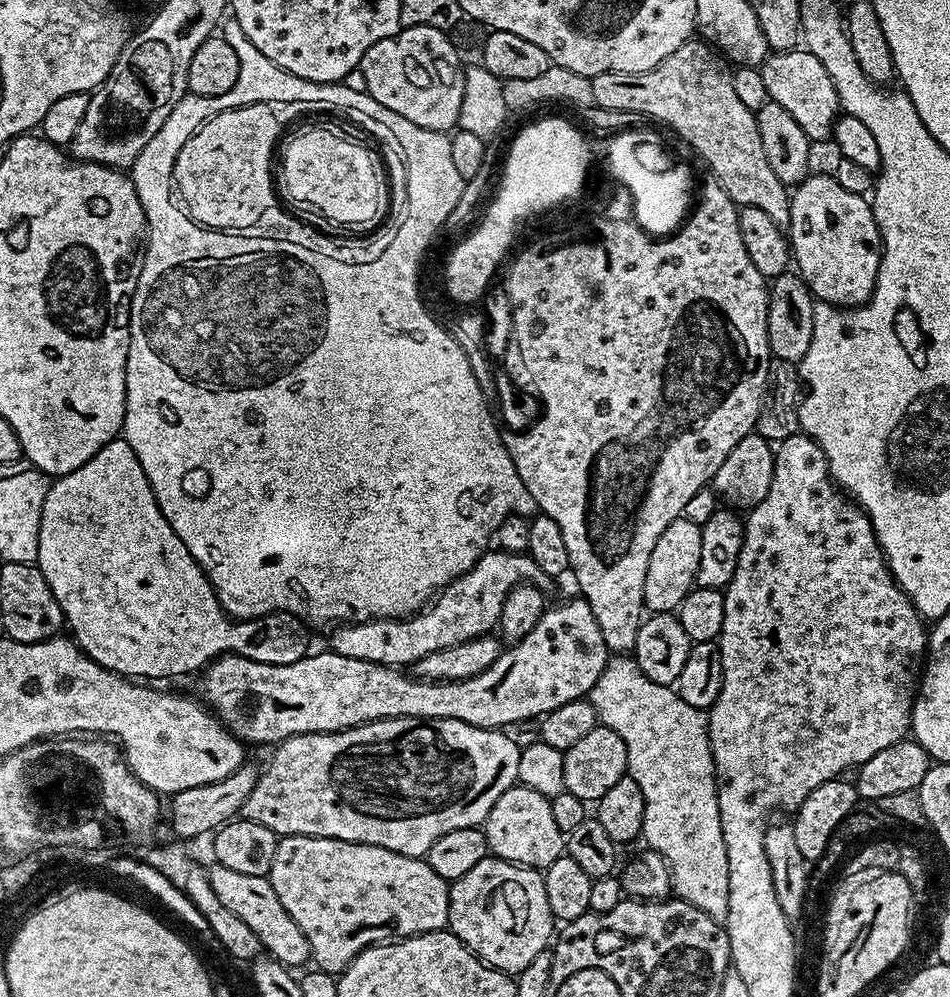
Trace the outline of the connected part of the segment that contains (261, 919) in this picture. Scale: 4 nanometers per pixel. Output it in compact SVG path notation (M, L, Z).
M213 863L211 867L207 869L207 873L210 886L216 888L218 902L222 902L226 910L238 914L238 918L242 918L242 922L246 922L246 926L250 926L250 930L258 934L261 949L271 959L279 960L289 969L296 970L300 963L307 965L310 953L304 942L302 930L298 930L294 918L286 914L286 906L278 902L278 894L274 894L270 881L262 876L238 874L234 870L226 870L226 866L217 863Z

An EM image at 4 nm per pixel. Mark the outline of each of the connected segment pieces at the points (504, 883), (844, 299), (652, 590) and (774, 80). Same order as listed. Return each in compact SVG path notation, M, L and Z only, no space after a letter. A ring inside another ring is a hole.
M489 854L448 889L448 928L490 968L515 974L526 970L554 936L544 877L537 869L497 860Z
M810 174L802 183L795 185L790 199L792 205L786 235L790 241L795 271L804 279L813 297L821 304L833 304L836 308L858 308L866 303L878 282L878 266L884 253L880 227L876 225L871 203L865 197L850 194L850 190L838 186L832 174Z
M683 518L670 522L670 526L666 526L666 530L662 530L658 542L654 542L654 550L650 554L650 562L646 566L645 609L652 614L657 612L675 613L695 585L698 562L701 558L701 525Z
M806 50L772 52L764 57L759 69L769 101L783 106L797 120L798 126L806 130L809 140L819 142L833 135L836 121L842 112L838 90L834 90L834 82L830 74L826 74L826 66L822 66L814 54Z

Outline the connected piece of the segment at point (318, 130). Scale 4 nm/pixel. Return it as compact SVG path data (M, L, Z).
M278 102L278 209L298 224L306 224L306 228L310 216L316 232L324 232L326 218L330 232L330 220L334 218L334 240L376 236L392 220L392 168L388 168L384 144L380 144L380 136L368 136L360 128L360 116L352 120L354 115L340 106L332 106L332 110L304 108L286 114Z

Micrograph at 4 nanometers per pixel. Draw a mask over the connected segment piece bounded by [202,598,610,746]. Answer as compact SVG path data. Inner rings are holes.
M583 598L575 599L576 600L568 600L565 604L556 604L553 608L552 605L545 607L542 618L538 622L538 626L534 626L534 630L530 630L530 634L526 634L520 640L515 641L511 646L505 647L503 651L501 651L499 658L497 658L489 668L482 670L482 674L478 674L474 678L466 678L465 680L417 680L415 676L409 674L407 671L401 670L399 667L379 664L378 662L366 662L362 658L346 658L342 654L338 654L331 650L325 650L325 652L313 651L311 654L301 658L298 662L290 662L289 664L254 662L245 656L233 656L229 654L227 656L216 657L211 664L203 669L204 696L202 695L202 700L214 713L216 719L219 720L237 740L248 746L251 746L251 744L269 744L269 746L275 746L282 740L289 740L292 736L314 734L315 732L341 732L342 730L353 728L359 724L368 724L371 720L385 720L386 718L398 718L399 716L422 718L423 720L454 718L455 720L466 722L470 726L504 730L509 727L507 724L520 724L523 720L530 719L531 716L543 718L547 712L553 712L558 706L566 706L566 702L585 699L588 691L594 686L594 682L598 682L598 678L602 674L604 667L608 665L610 653L606 646L606 642L602 638L602 630L598 630L598 622L594 618L592 607L590 607Z

